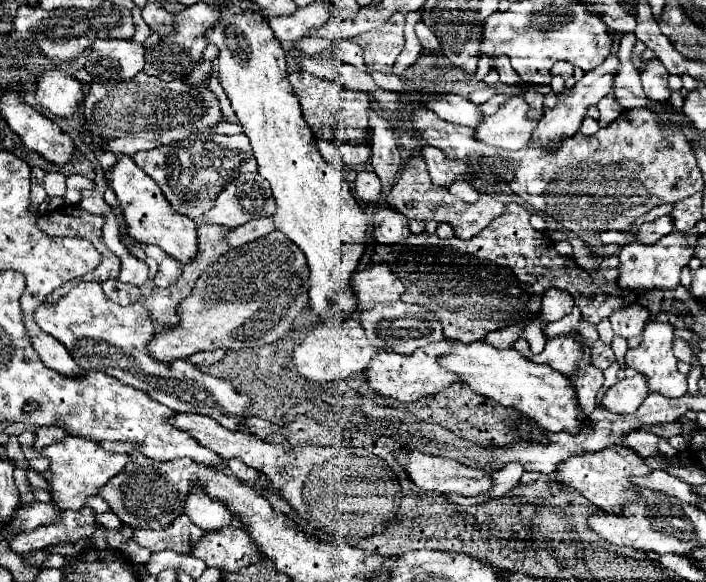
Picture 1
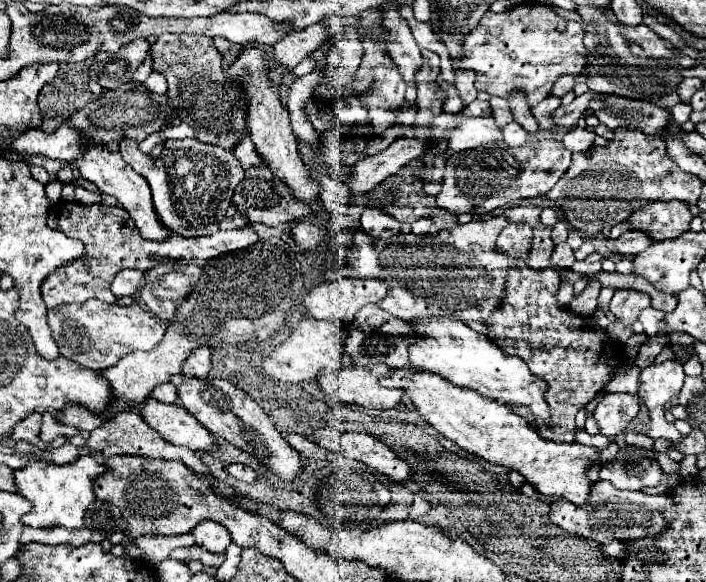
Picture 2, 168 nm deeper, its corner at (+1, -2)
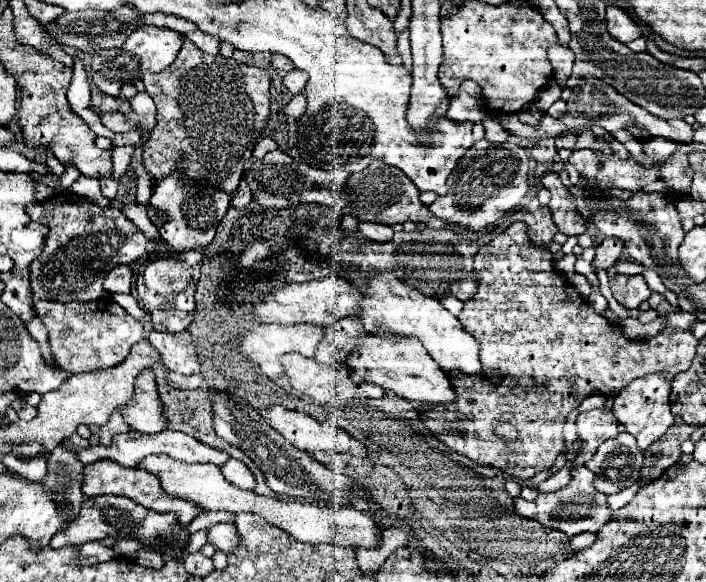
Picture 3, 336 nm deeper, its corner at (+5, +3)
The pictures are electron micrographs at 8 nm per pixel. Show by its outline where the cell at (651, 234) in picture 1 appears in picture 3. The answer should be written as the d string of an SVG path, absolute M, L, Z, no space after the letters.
M610 237L610 239L604 239L598 247L596 247L596 257L594 257L594 265L598 269L608 269L614 261L620 259L620 253L622 253L622 241L618 241L616 237Z

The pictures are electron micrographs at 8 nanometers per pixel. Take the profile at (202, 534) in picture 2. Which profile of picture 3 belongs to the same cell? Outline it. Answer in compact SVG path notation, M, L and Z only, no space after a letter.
M216 523L208 529L208 543L224 553L230 553L238 545L238 541L240 541L240 537L238 537L238 531L234 525Z

